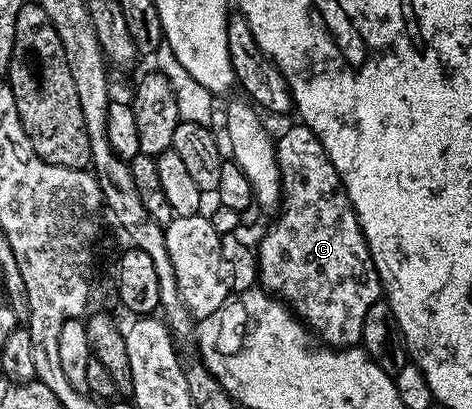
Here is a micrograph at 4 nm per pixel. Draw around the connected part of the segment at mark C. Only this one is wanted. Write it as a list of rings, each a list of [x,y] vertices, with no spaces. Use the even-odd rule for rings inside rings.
[[[302,123],[294,124],[289,126],[275,141],[275,162],[279,168],[279,187],[281,190],[281,210],[283,209],[283,214],[268,227],[267,234],[260,239],[259,245],[257,244],[257,256],[259,259],[258,284],[266,292],[270,293],[272,297],[279,298],[291,310],[292,314],[298,317],[311,330],[312,334],[322,344],[330,345],[332,349],[350,349],[353,343],[362,342],[365,315],[369,315],[369,307],[373,307],[373,303],[381,300],[381,286],[379,284],[379,276],[377,275],[377,267],[371,258],[367,240],[355,214],[355,208],[351,206],[349,195],[345,191],[345,187],[341,183],[341,179],[337,175],[337,171],[333,167],[329,155],[325,151],[321,139],[317,139],[317,135],[309,126]]]

